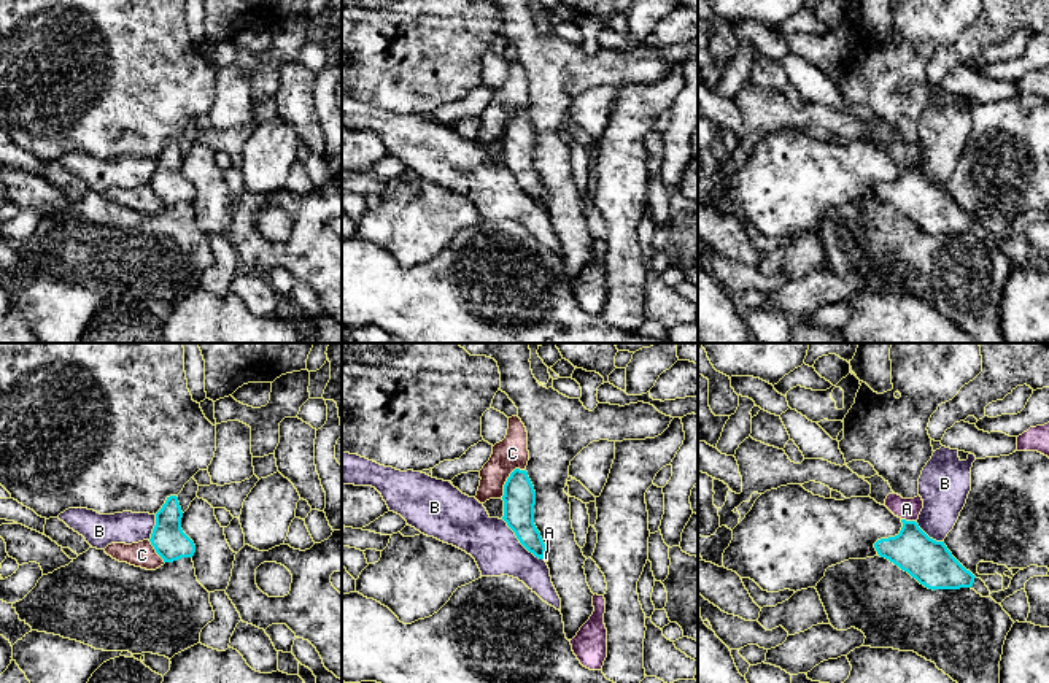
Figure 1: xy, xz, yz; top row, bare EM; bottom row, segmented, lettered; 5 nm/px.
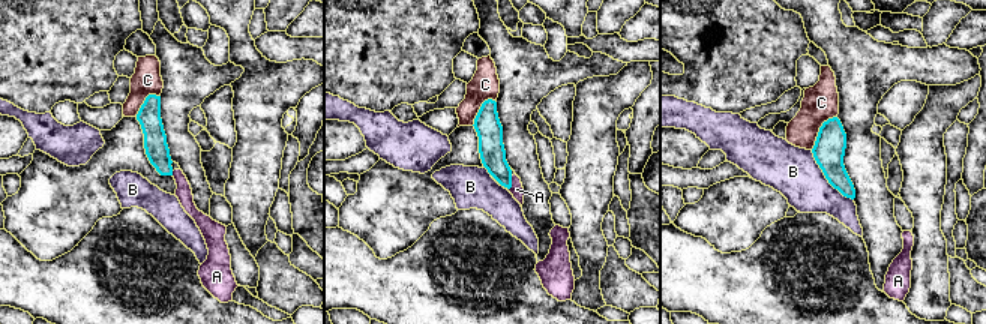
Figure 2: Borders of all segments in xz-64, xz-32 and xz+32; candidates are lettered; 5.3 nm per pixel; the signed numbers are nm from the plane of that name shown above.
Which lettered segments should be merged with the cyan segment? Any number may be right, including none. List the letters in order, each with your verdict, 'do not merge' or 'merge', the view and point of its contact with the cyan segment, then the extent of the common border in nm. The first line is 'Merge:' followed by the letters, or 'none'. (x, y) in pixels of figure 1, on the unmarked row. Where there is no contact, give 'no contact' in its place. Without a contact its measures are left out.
Merge: none
A: do not merge; meets cyan in yz at (908, 165); contact 70 nm long
B: do not merge; meets cyan in xz at (520, 186); contact 300 nm long
C: do not merge; meets cyan in xz at (507, 123); contact 200 nm long

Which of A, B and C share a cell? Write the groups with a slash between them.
A / B / C

